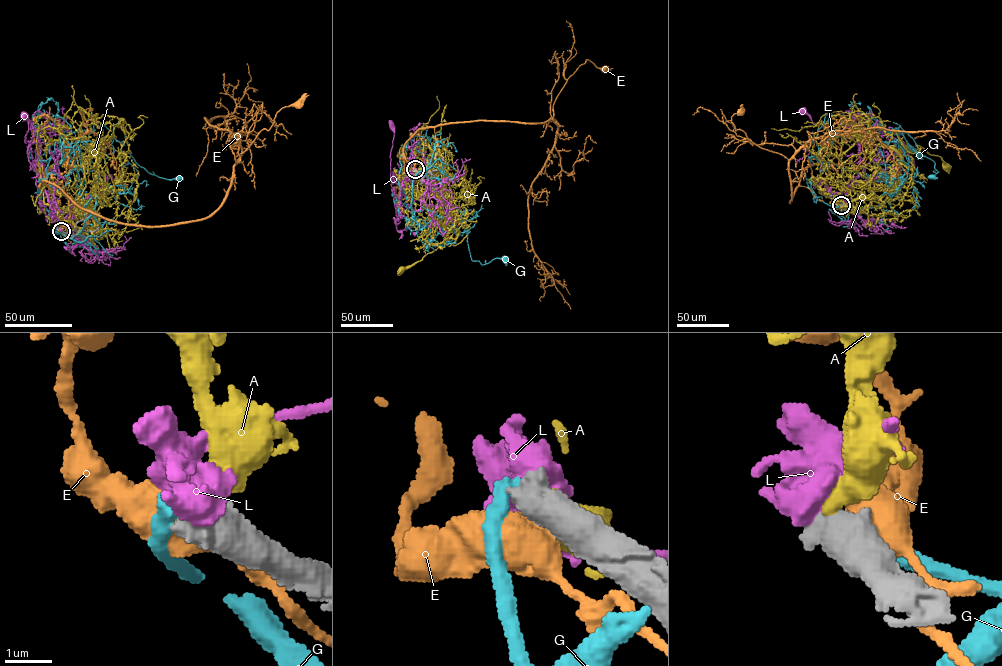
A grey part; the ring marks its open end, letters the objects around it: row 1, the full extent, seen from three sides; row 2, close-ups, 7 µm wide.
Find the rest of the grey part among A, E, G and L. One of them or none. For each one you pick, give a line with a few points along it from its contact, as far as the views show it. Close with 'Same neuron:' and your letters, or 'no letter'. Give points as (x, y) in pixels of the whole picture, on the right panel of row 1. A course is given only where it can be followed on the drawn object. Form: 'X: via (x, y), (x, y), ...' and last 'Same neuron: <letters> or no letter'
Same neuron: no letter

